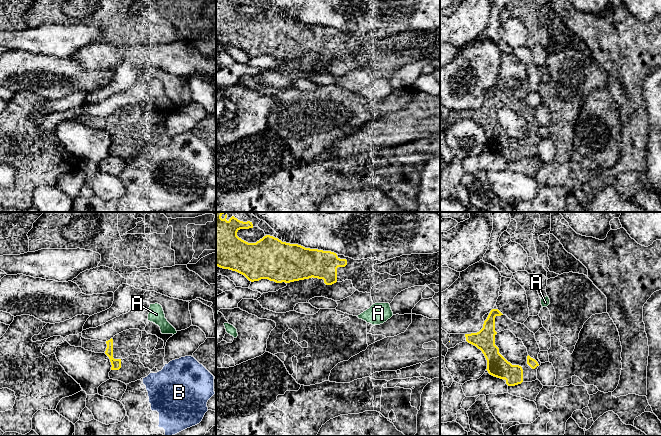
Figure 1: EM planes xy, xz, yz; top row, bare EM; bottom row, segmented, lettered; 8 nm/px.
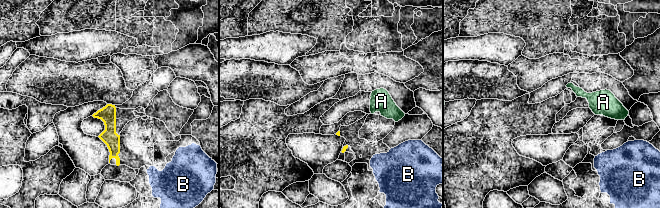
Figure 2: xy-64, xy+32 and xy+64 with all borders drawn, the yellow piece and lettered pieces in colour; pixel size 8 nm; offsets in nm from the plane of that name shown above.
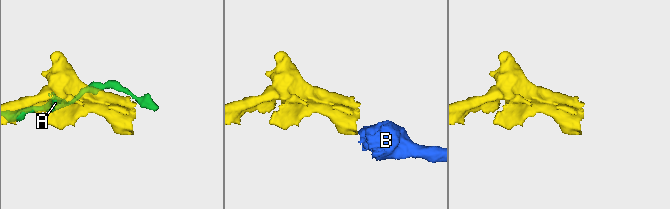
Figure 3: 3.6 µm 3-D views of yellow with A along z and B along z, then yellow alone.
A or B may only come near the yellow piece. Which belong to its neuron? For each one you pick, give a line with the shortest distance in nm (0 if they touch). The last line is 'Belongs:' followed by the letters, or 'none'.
Belongs: none

